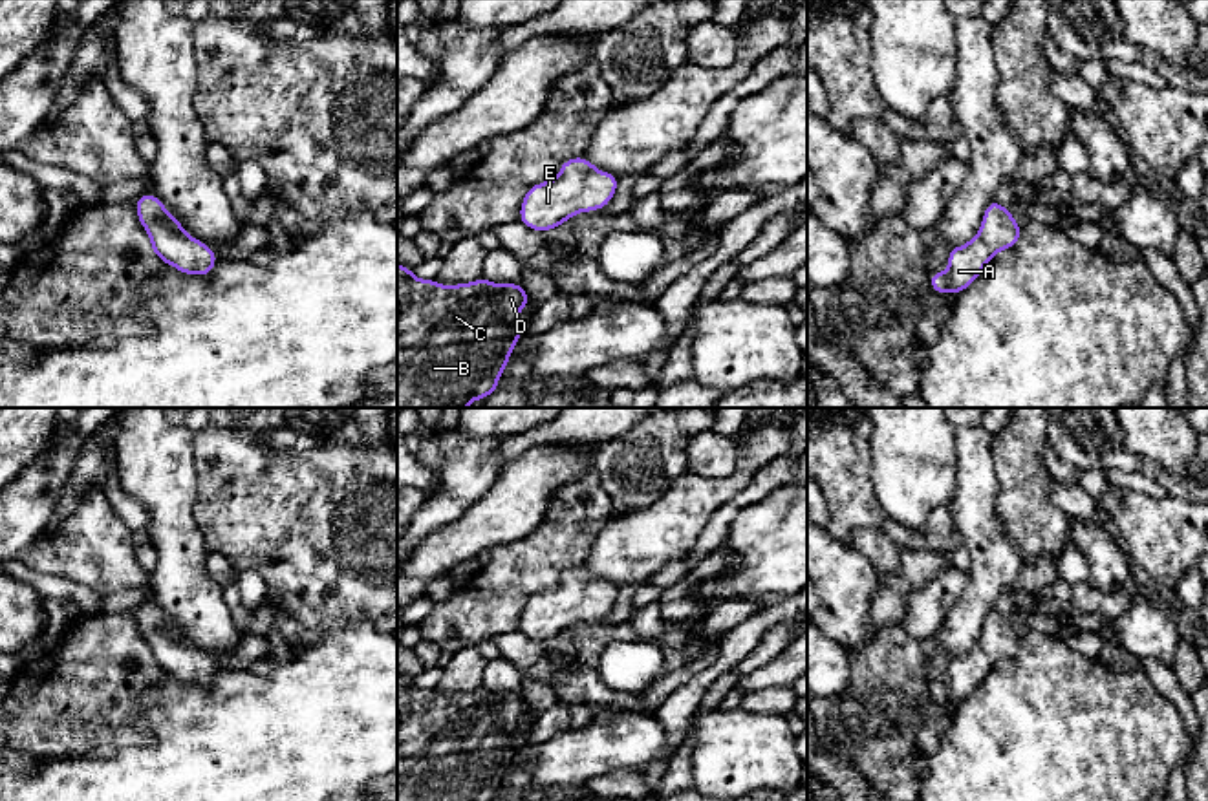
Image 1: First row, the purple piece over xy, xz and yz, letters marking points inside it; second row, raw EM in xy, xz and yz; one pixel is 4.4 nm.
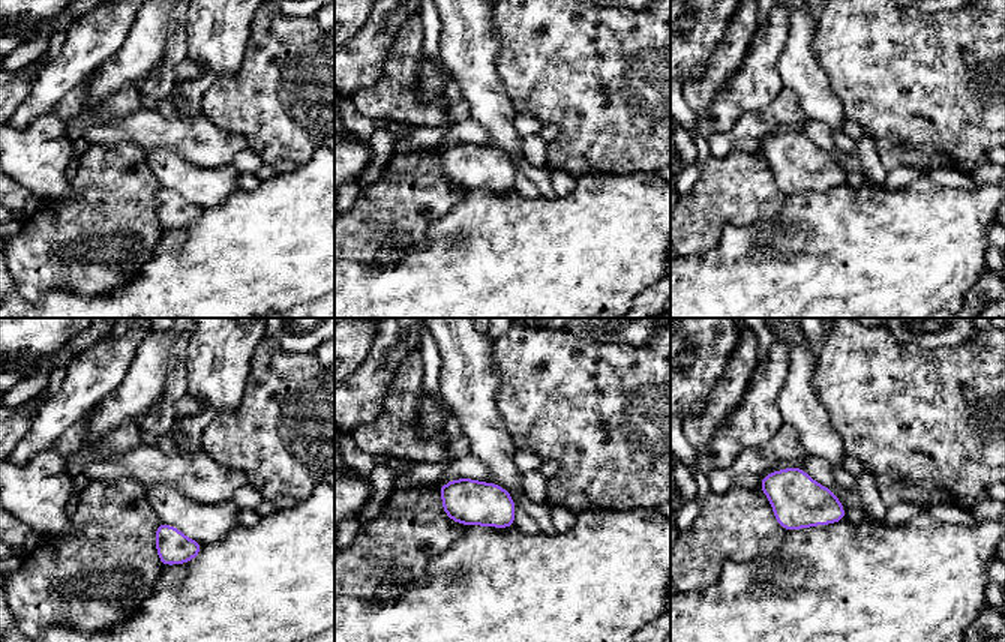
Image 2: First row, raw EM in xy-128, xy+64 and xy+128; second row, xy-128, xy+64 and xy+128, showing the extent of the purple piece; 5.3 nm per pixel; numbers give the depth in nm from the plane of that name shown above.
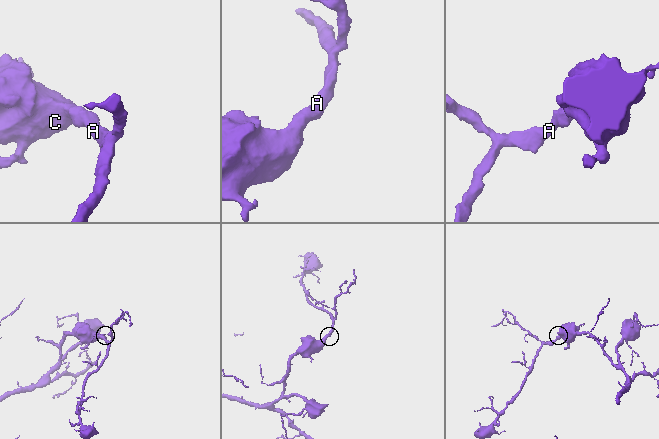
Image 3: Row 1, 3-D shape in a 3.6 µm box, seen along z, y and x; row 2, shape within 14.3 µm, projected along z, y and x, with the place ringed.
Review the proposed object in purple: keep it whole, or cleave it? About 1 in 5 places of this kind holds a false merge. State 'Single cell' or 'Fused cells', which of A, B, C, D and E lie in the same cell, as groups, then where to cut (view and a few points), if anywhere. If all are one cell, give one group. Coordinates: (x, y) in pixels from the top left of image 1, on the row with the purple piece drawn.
Single cell. Groups: A B C D E. No split

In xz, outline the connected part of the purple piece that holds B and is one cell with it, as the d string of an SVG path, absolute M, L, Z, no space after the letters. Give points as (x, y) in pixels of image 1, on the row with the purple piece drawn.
M397 263L397 408L467 408L496 393L498 380L522 338L516 327L520 311L531 304L522 283L498 285L487 278L470 283L439 285L419 280Z

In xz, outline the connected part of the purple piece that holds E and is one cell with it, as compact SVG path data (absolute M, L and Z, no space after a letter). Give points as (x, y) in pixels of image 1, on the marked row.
M584 155L567 159L555 179L529 187L520 221L536 232L547 232L578 212L602 210L617 185L617 176L600 172Z

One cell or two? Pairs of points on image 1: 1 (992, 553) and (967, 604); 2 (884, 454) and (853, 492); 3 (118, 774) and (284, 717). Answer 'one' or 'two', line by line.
1: one
2: two
3: one

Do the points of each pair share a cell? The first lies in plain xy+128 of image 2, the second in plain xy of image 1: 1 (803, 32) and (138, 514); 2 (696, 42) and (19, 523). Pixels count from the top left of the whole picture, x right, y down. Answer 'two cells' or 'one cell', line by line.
1: two cells
2: one cell

